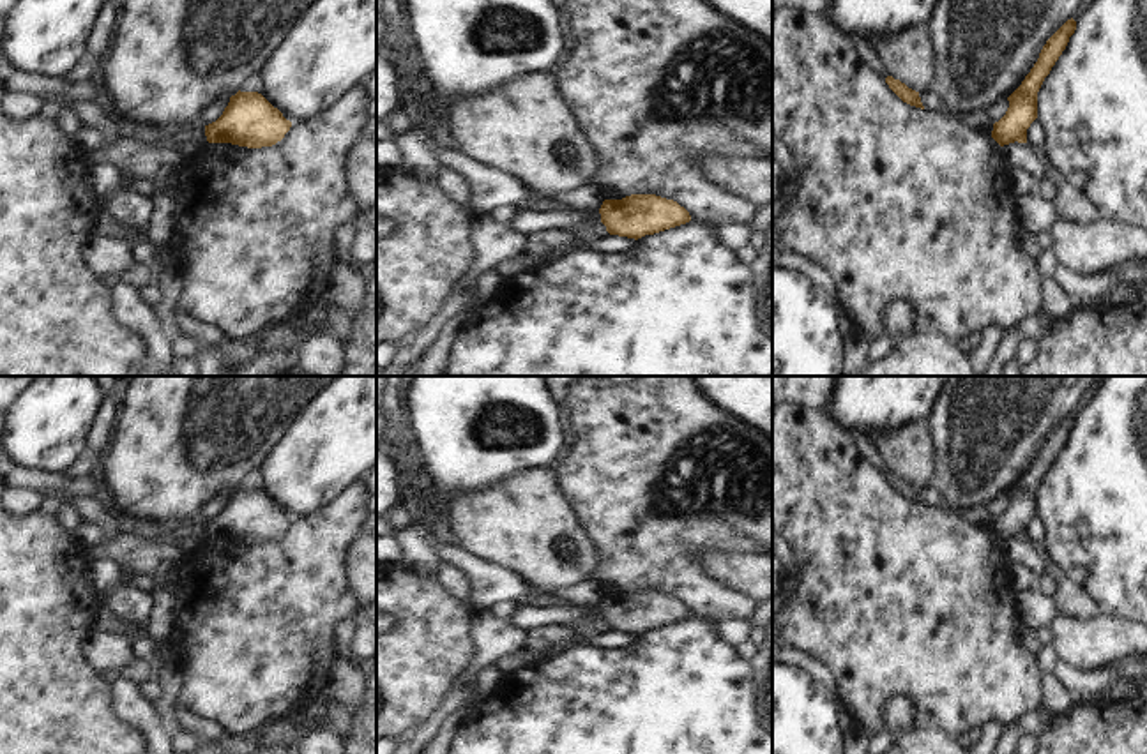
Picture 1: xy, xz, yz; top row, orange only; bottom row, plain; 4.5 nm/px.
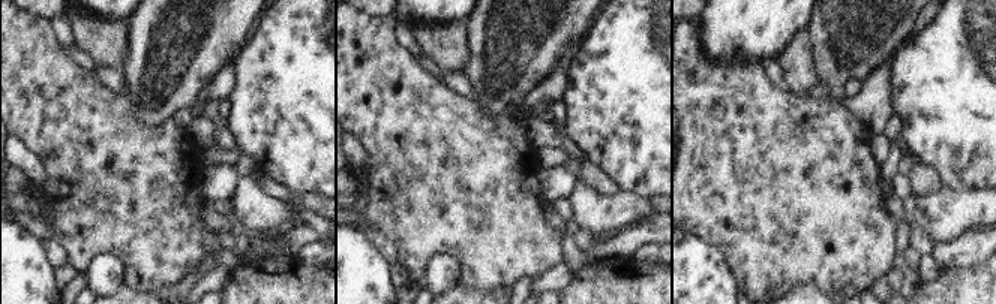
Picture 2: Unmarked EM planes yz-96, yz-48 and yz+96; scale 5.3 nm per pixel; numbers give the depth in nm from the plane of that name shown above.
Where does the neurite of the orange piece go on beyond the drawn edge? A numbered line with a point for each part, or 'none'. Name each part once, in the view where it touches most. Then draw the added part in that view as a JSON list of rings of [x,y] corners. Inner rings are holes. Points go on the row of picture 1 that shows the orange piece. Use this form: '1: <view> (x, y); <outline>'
none

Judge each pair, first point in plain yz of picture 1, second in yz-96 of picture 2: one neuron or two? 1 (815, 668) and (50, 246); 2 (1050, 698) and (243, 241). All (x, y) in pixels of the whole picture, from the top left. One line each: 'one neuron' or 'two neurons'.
1: one neuron
2: two neurons

